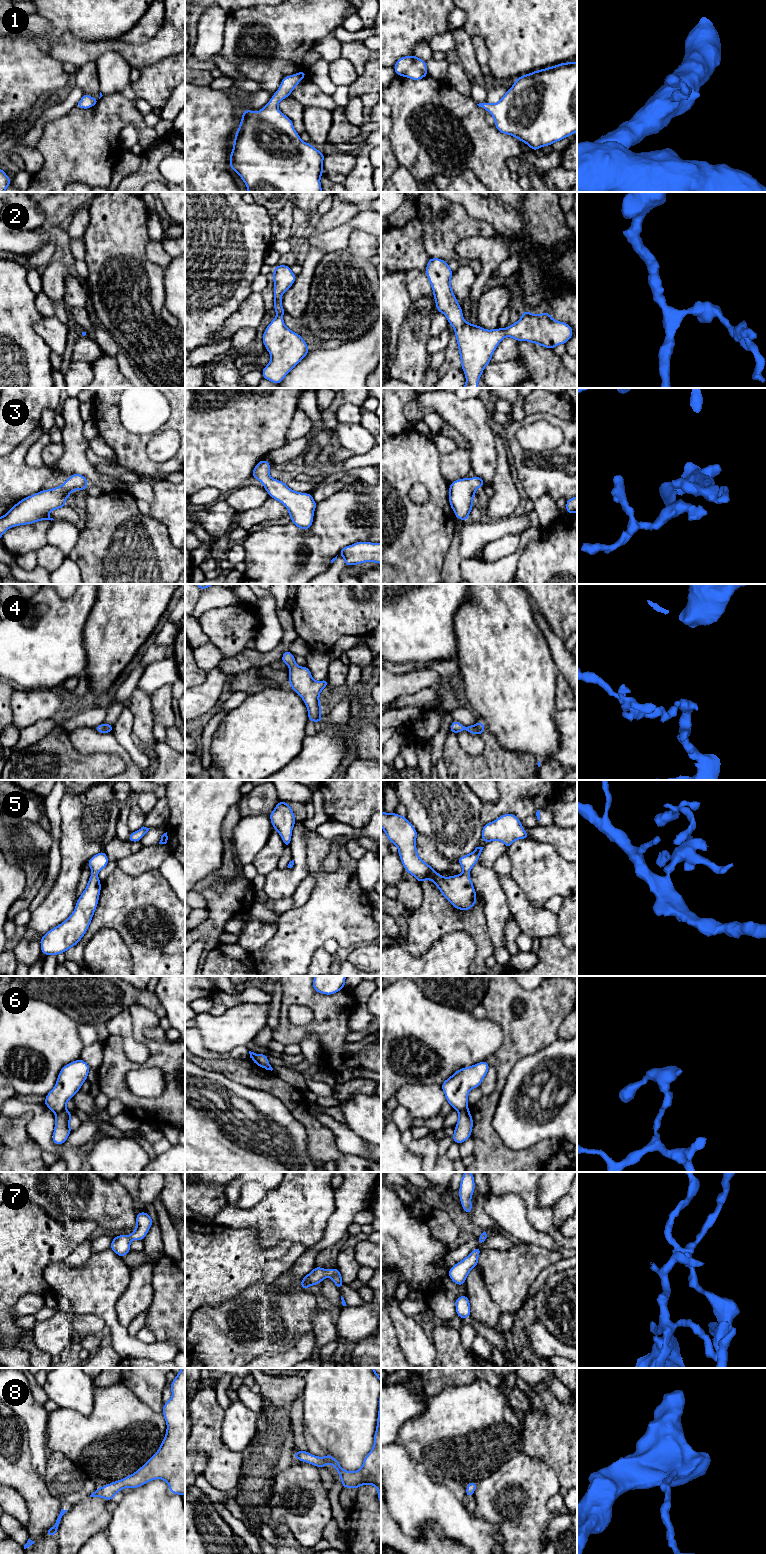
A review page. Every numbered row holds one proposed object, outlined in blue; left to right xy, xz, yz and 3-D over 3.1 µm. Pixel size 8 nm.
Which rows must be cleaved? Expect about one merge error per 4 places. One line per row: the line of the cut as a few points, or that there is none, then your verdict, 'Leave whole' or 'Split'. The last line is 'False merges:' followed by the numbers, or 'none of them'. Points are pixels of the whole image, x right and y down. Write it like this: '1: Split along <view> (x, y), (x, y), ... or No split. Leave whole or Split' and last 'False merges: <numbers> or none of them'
1: No split. Leave whole
2: No split. Leave whole
3: No split. Leave whole
4: No split. Leave whole
5: No split. Leave whole
6: Split along xy (65, 1109), (55, 1114). Split
7: No split. Leave whole
8: No split. Leave whole
False merges: 6

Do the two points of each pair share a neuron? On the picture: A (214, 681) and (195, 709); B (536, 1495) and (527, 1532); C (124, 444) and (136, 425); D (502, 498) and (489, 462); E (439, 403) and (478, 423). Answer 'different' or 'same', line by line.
A: same
B: same
C: different
D: different
E: same

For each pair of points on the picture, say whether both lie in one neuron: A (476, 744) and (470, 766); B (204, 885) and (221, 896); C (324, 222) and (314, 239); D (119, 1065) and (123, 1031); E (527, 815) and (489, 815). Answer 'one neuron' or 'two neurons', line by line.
A: two neurons
B: one neuron
C: two neurons
D: two neurons
E: one neuron

